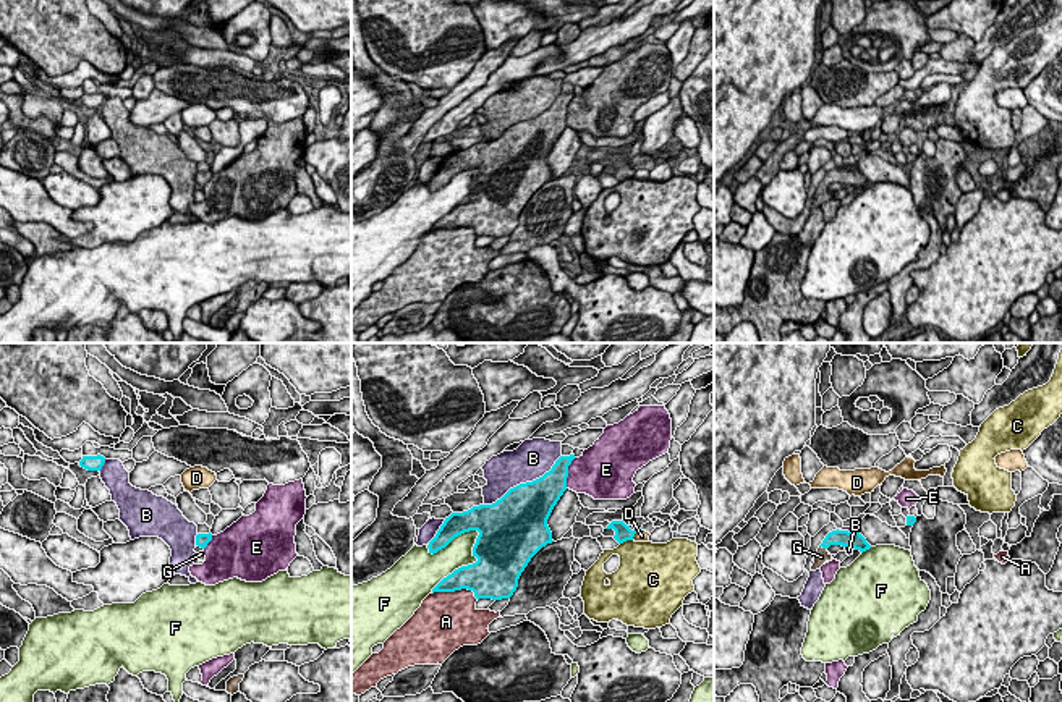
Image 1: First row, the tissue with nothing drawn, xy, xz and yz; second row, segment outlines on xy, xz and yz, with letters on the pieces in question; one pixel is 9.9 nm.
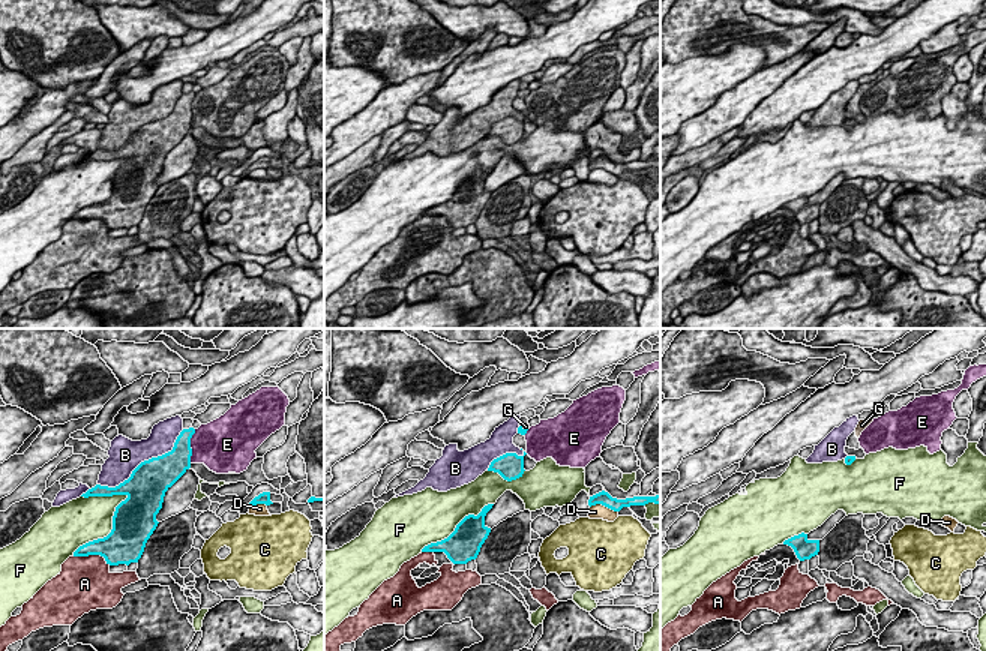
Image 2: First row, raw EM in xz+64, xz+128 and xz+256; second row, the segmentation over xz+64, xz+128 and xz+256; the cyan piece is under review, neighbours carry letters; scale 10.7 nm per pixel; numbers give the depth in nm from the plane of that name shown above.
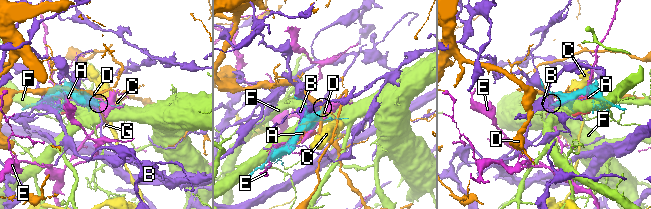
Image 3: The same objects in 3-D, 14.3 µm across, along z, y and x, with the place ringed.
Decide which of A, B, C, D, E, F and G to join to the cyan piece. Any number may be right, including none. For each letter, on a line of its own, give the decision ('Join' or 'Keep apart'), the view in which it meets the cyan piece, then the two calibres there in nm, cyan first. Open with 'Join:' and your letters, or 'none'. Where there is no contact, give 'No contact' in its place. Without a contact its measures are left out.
Join: G
A: Keep apart. Touches cyan in xz. Thickness 280 nm (cyan) against 440 nm
B: Keep apart. Touches cyan in xz. Thickness 480 nm (cyan) against 380 nm
C: Keep apart. Touches cyan in xz. Thickness 160 nm (cyan) against 380 nm
D: Keep apart. Touches cyan in xz. Thickness 160 nm (cyan) against 130 nm
E: Keep apart. Touches cyan in xz. Thickness 280 nm (cyan) against 400 nm
F: Keep apart. Touches cyan in xz. Thickness 420 nm (cyan) against 280 nm
G: Join. Touches cyan in yz. Thickness 160 nm (cyan) against 140 nm

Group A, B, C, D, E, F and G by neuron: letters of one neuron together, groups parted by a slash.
A / B / C / D / E / F / G

